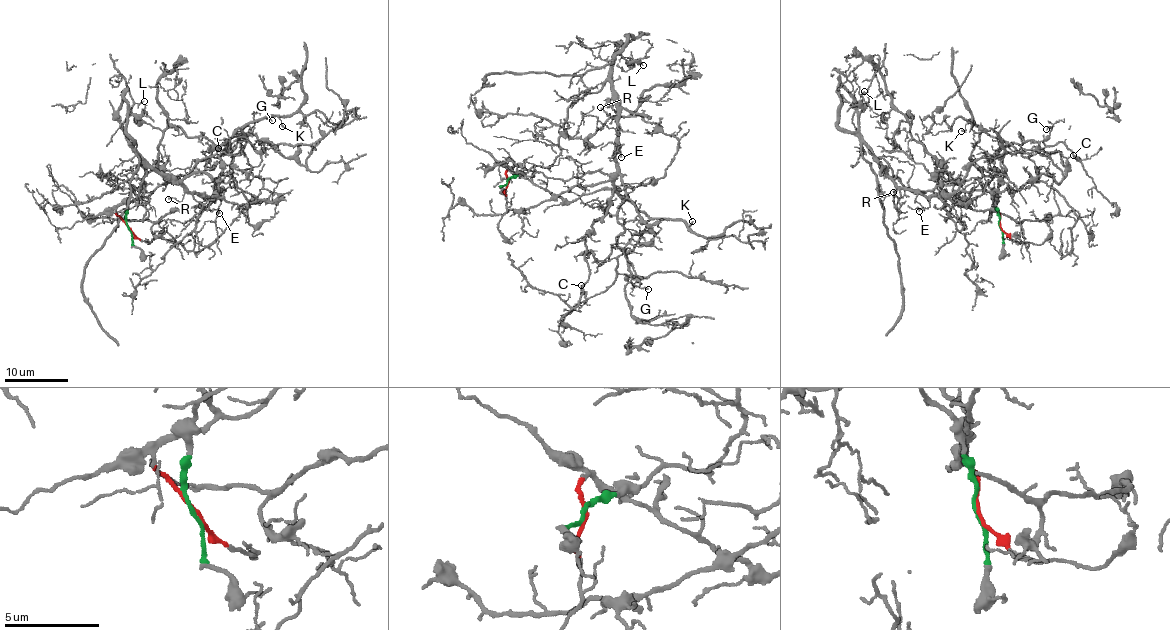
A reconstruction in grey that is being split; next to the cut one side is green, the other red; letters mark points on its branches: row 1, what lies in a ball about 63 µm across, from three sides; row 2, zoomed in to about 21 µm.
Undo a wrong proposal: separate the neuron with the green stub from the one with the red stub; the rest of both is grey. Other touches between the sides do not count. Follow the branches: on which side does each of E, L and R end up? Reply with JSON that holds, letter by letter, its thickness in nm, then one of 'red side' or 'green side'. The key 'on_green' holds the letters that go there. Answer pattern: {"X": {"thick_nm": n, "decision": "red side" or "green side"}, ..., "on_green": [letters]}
{"E": {"thick_nm": 140, "decision": "green side"}, "L": {"thick_nm": 100, "decision": "green side"}, "R": {"thick_nm": 130, "decision": "green side"}, "on_green": ["E", "L", "R"]}

